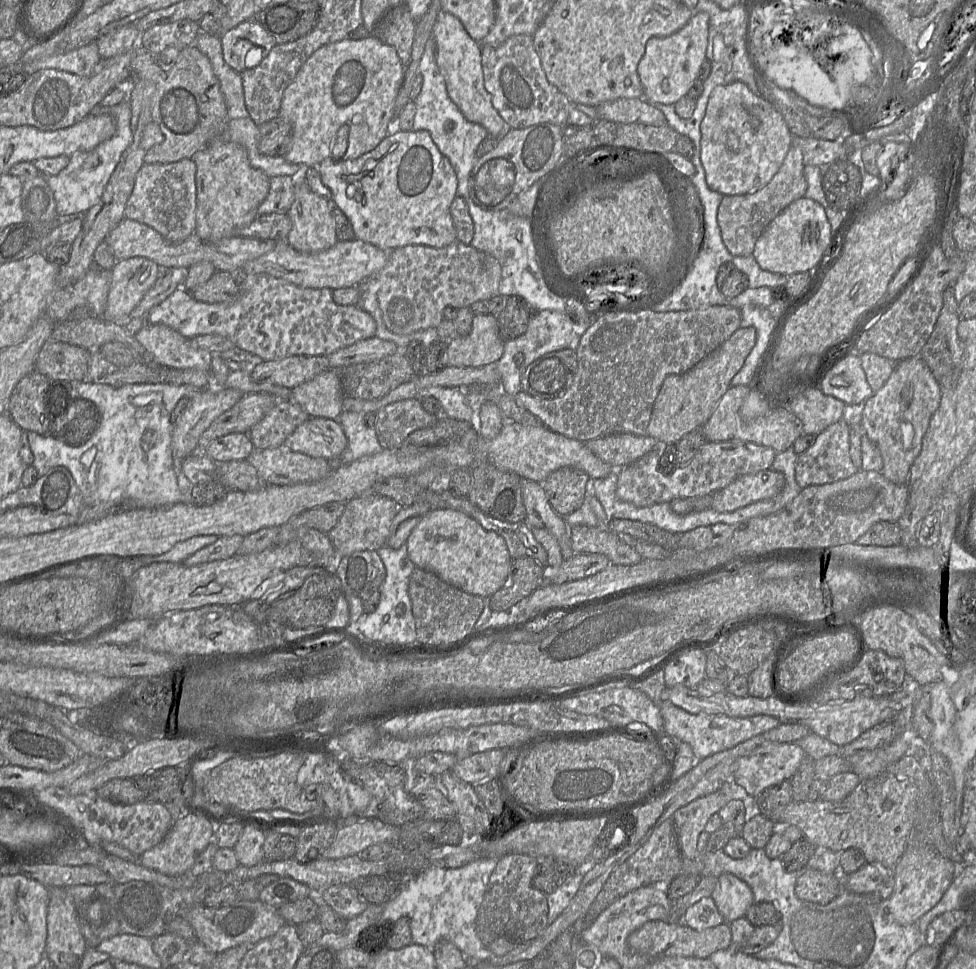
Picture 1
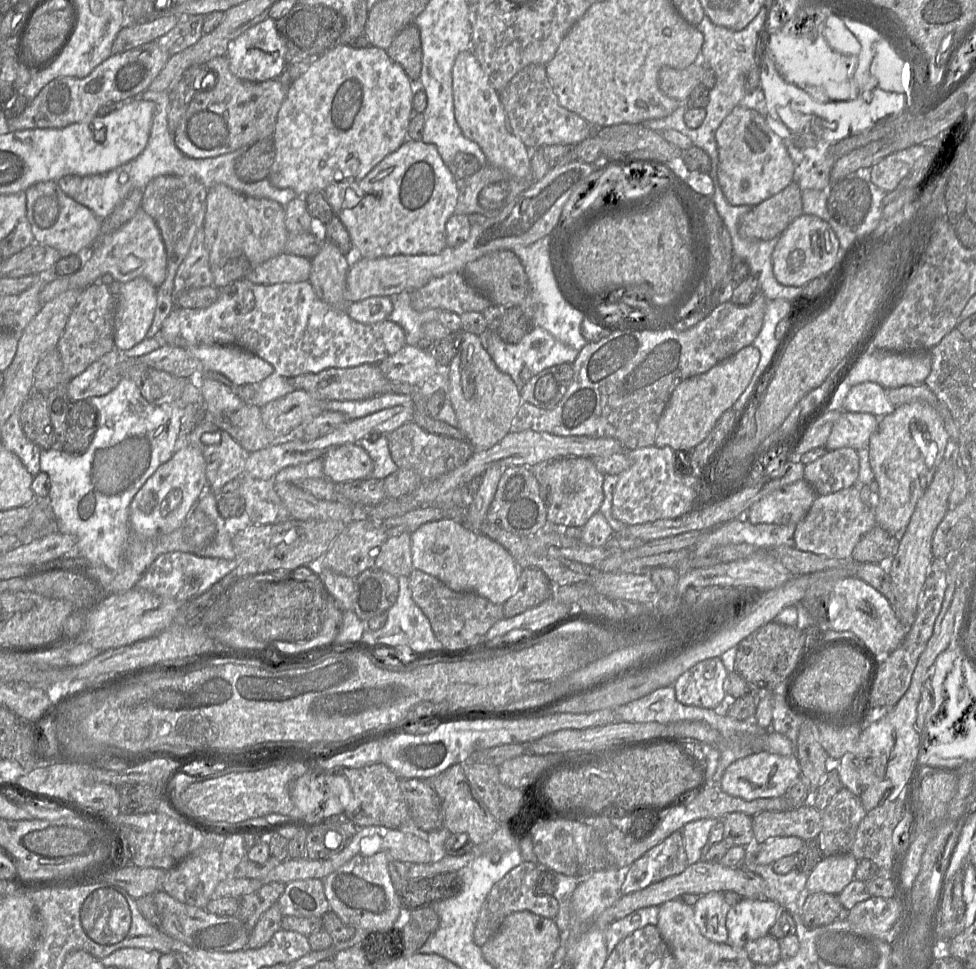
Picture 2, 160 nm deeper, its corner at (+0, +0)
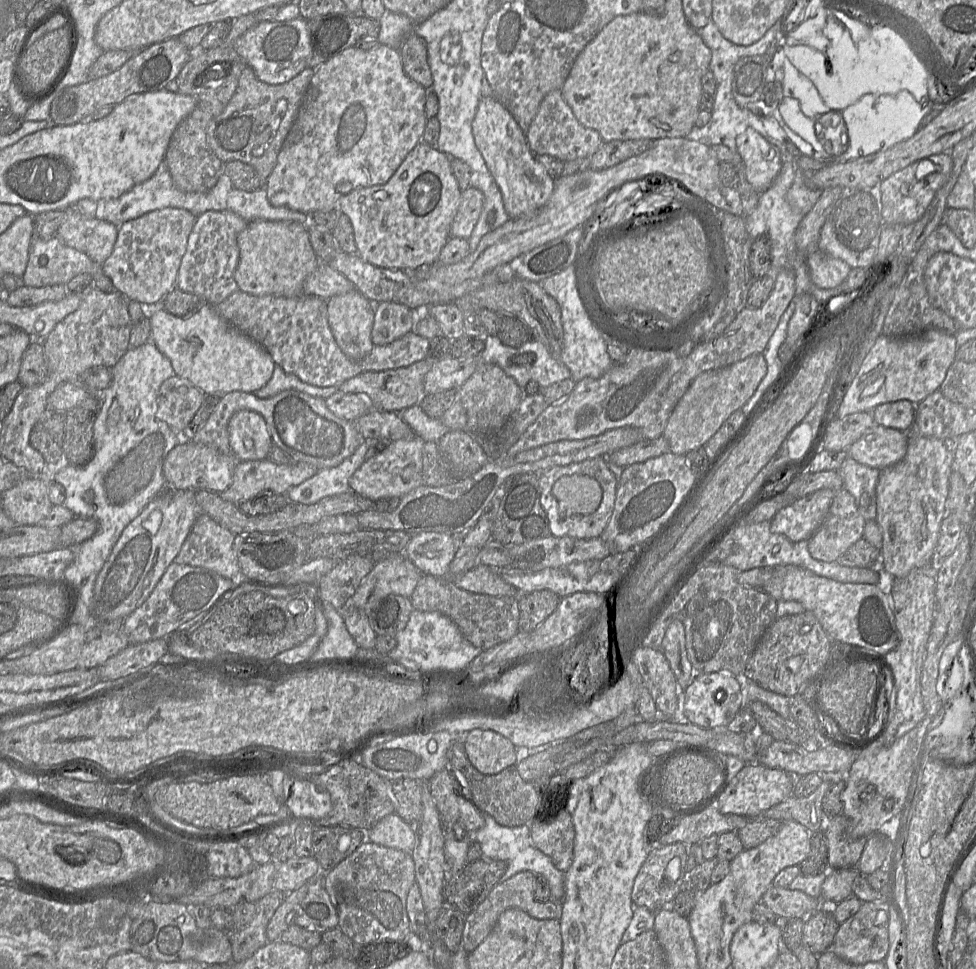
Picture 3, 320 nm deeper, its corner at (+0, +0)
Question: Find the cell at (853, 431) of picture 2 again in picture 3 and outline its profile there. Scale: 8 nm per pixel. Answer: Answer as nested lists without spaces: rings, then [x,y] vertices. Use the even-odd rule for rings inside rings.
[[[875,424],[846,451],[859,463],[882,470],[900,462],[907,447],[908,433]]]

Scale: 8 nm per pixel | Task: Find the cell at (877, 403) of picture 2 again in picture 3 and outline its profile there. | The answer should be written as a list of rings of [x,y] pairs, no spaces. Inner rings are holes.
[[[899,400],[880,404],[870,413],[876,424],[909,432],[915,422],[917,405],[909,400]]]

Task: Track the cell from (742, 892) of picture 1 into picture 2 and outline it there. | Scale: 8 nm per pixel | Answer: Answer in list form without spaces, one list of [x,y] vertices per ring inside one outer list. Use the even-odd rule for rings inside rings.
[[[741,898],[727,913],[728,943],[743,949],[748,941],[768,935],[783,910],[772,900]]]

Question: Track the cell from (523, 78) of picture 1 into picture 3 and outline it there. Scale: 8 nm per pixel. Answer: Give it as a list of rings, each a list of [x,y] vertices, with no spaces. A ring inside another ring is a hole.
[[[553,90],[543,98],[525,135],[535,155],[546,154],[564,162],[591,157],[604,142],[596,130],[585,127],[577,120],[561,90]]]

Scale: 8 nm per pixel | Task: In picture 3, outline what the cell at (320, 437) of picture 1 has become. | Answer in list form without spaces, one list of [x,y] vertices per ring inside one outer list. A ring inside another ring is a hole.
[[[414,435],[408,439],[389,442],[381,453],[365,460],[350,478],[350,491],[377,502],[387,498],[401,498],[422,483],[422,450],[427,442]]]

